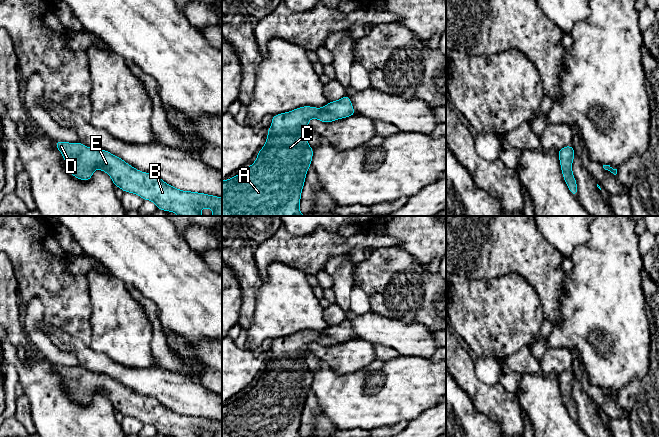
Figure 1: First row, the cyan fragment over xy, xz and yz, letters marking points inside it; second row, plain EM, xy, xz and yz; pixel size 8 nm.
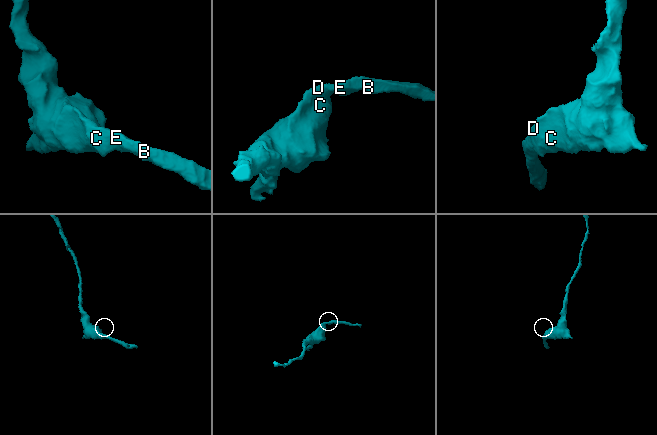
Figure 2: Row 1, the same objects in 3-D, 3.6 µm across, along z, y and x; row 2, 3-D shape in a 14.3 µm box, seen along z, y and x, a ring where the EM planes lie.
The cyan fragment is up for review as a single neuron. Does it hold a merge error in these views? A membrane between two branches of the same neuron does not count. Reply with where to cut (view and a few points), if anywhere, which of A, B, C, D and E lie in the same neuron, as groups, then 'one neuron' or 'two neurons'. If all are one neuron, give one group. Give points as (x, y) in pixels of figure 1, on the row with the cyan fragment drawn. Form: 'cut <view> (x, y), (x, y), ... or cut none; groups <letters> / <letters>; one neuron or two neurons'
cut none; groups A B C D E; one neuron

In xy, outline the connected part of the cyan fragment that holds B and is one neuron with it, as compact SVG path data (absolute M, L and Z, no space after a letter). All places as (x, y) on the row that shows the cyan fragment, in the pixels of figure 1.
M55 141L63 154L70 173L81 180L90 180L95 169L105 171L116 187L154 202L158 209L178 216L202 216L202 208L213 210L212 216L222 216L222 198L204 193L182 191L158 176L145 173L121 158L101 149L91 149L79 142Z

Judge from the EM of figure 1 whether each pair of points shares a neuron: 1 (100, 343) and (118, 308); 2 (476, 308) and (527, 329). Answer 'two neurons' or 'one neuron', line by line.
1: one neuron
2: one neuron

